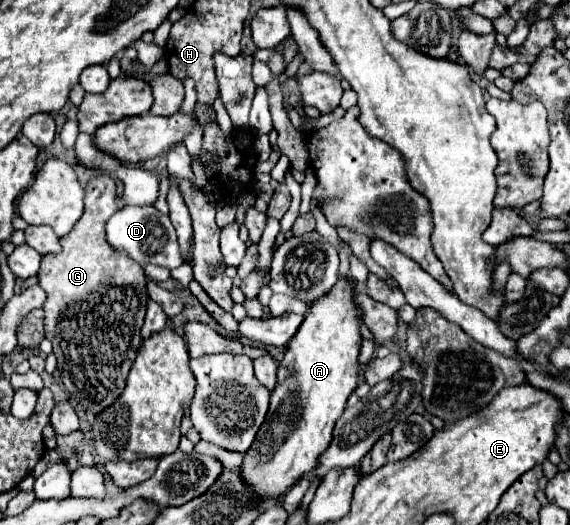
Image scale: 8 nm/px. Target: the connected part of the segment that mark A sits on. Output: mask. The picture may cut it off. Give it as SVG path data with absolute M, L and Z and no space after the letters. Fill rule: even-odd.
M339 278L337 286L327 296L317 298L311 304L309 314L301 324L301 330L293 336L293 340L287 346L287 352L277 372L277 386L271 392L269 414L261 424L261 430L257 432L253 446L245 452L243 462L239 466L243 482L249 486L249 490L253 490L255 498L277 500L281 494L287 494L299 478L315 470L317 458L321 456L321 452L329 448L329 442L333 438L333 426L341 418L349 394L357 388L359 376L357 356L361 346L361 310L355 306L353 296L355 284L347 278Z

